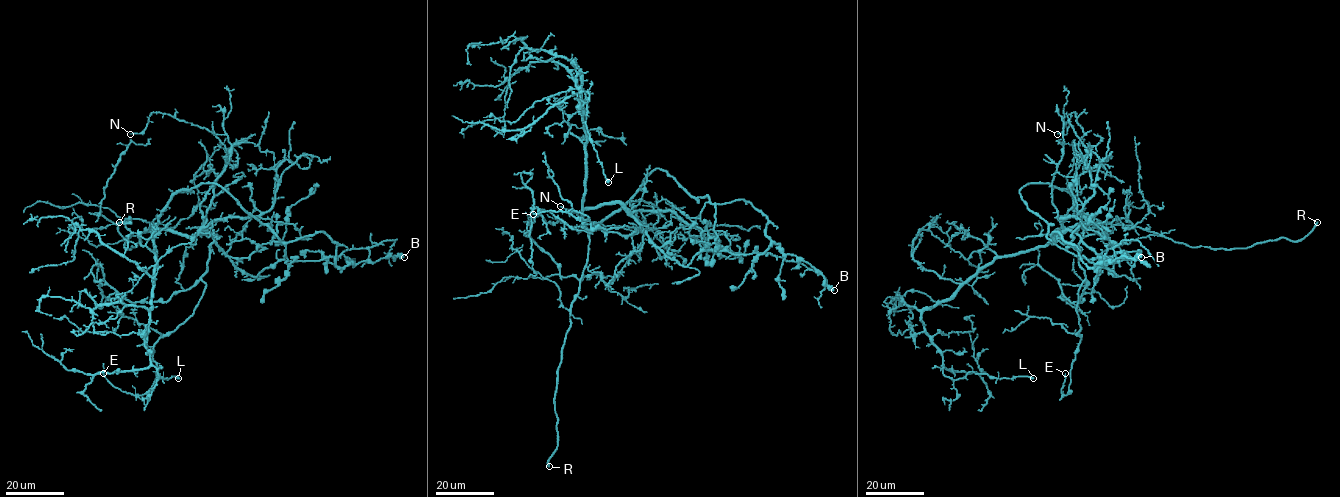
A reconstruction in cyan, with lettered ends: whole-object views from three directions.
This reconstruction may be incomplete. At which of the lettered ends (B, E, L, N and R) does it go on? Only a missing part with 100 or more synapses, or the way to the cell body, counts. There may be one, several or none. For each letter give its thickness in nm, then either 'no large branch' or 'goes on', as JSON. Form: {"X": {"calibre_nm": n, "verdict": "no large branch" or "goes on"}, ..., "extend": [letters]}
{"B": {"calibre_nm": 460, "verdict": "no large branch"}, "E": {"calibre_nm": 80, "verdict": "no large branch"}, "L": {"calibre_nm": 440, "verdict": "no large branch"}, "N": {"calibre_nm": 120, "verdict": "no large branch"}, "R": {"calibre_nm": 340, "verdict": "goes on"}, "extend": ["R"]}

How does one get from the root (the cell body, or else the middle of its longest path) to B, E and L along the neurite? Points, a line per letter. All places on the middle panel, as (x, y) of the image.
B: (583, 196), (583, 208), (620, 203), (685, 266), (705, 250), (761, 254), (775, 243), (808, 262), (834, 290)
E: (583, 196), (583, 208), (620, 203), (643, 230), (587, 230), (582, 224), (588, 219), (565, 212), (533, 214)
L: (583, 196), (586, 130), (579, 71), (575, 85), (580, 91), (586, 91), (589, 94), (586, 129), (608, 182)

